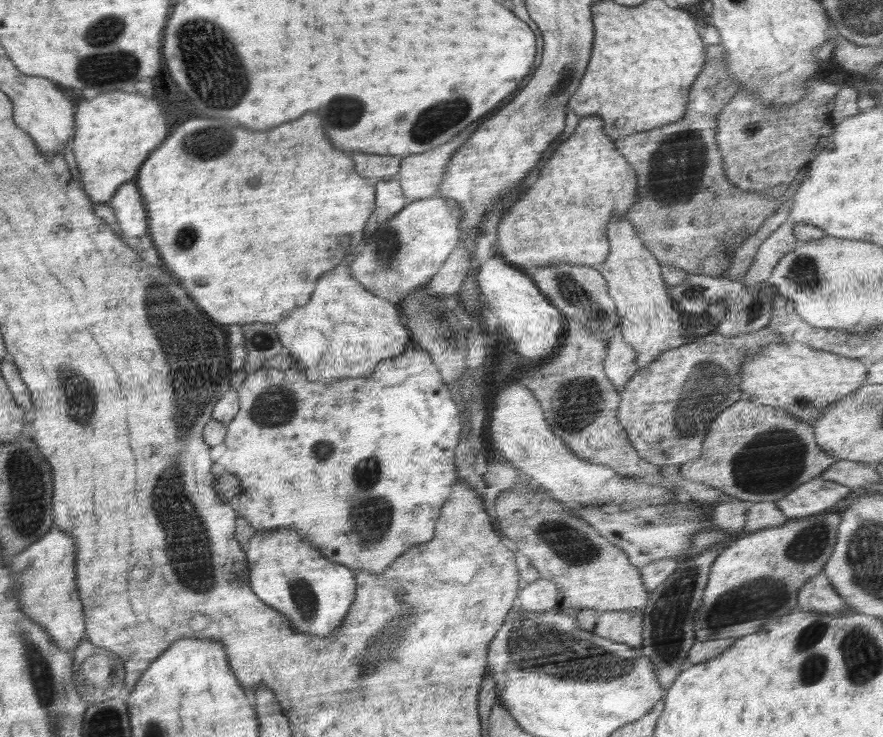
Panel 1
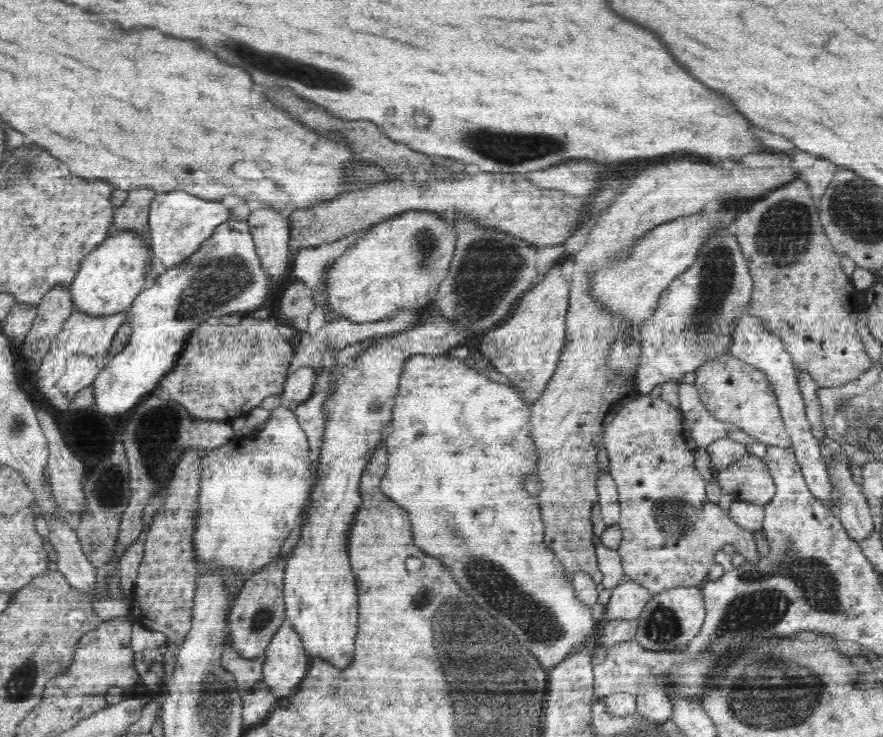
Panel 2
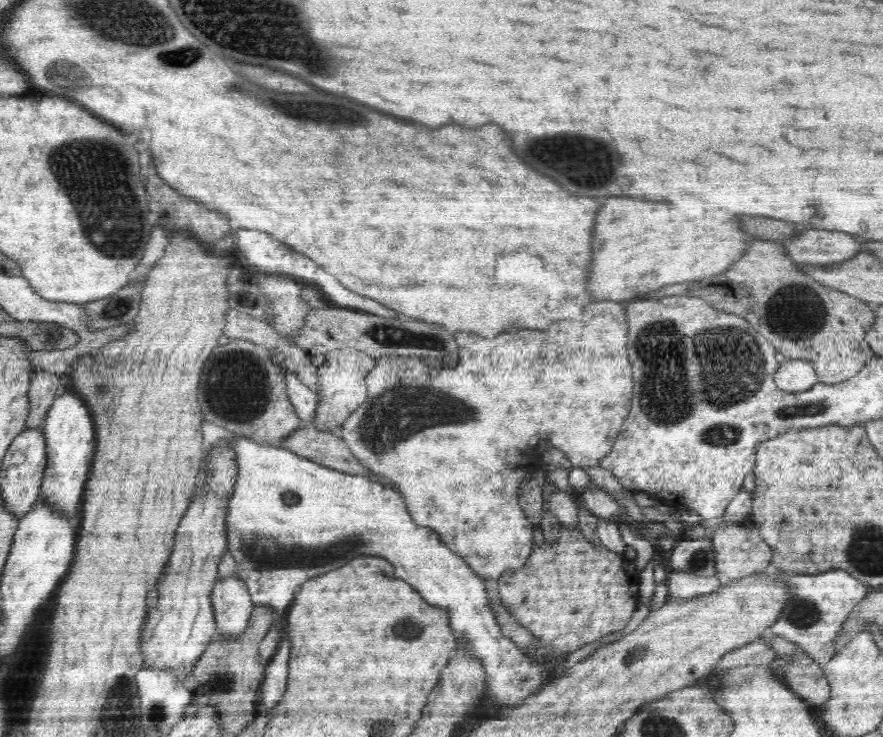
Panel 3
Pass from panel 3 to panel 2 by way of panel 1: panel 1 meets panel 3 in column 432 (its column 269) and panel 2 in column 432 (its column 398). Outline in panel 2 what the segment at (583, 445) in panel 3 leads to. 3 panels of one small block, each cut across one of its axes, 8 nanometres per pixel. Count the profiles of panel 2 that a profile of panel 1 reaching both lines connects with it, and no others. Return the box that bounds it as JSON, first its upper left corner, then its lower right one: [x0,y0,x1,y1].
[381,355,602,670]

